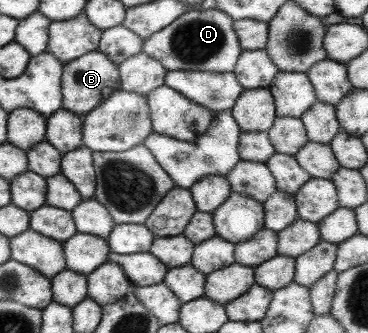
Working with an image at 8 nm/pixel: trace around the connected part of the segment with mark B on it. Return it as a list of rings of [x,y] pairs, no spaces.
[[[95,50],[84,53],[74,60],[63,63],[61,72],[61,109],[83,117],[111,93],[119,91],[118,65],[107,59],[103,53]]]

